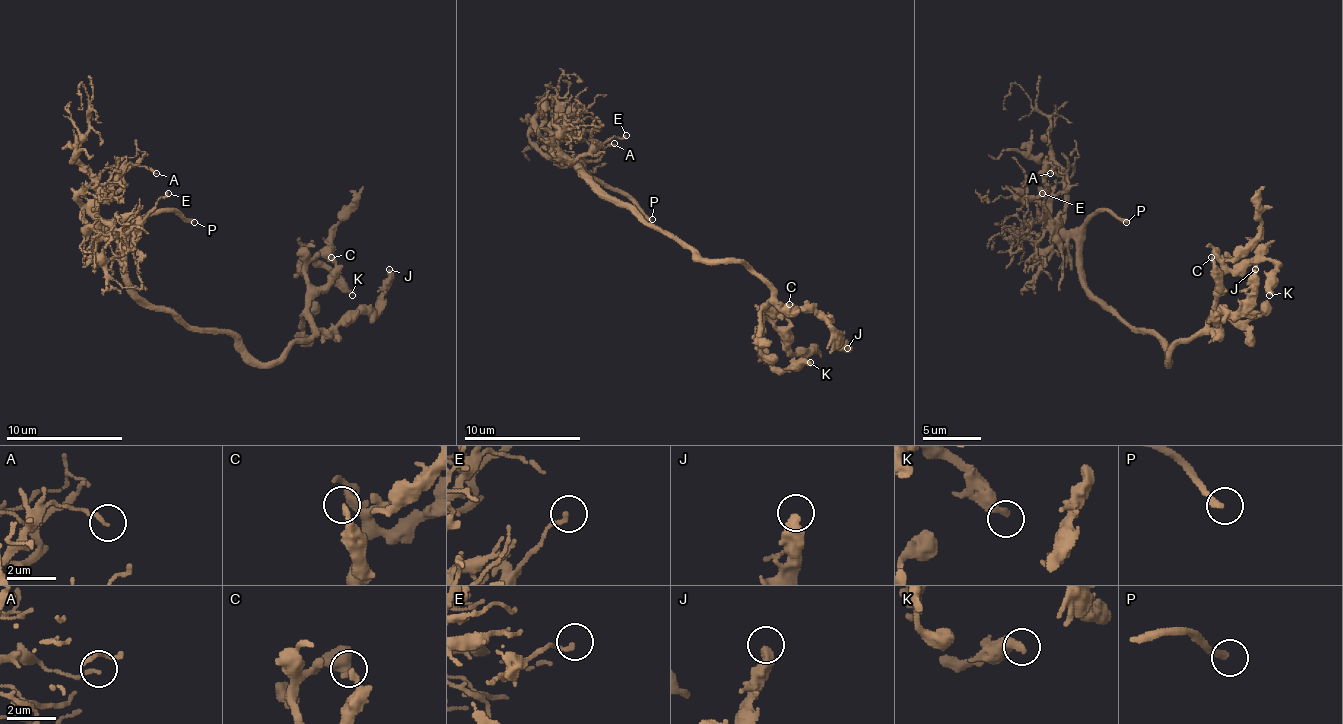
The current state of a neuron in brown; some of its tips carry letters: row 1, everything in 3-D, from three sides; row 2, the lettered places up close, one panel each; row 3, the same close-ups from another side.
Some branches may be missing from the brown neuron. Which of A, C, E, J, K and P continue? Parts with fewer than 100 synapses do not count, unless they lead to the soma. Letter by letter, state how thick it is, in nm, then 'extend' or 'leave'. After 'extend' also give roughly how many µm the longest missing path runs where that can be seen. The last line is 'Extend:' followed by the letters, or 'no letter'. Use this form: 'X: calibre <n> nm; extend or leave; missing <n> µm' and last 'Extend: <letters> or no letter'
A: calibre 150 nm; leave
C: calibre 220 nm; leave
E: calibre 160 nm; leave
J: calibre 440 nm; leave
K: calibre 360 nm; leave
P: calibre 240 nm; extend; missing 70 µm
Extend: P

